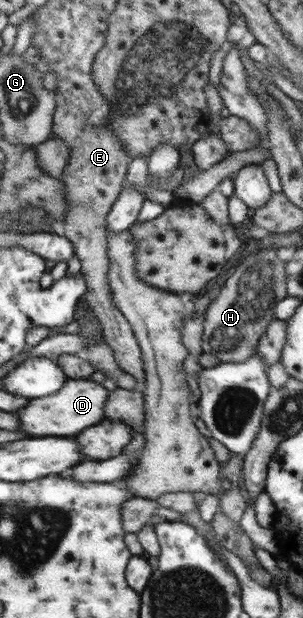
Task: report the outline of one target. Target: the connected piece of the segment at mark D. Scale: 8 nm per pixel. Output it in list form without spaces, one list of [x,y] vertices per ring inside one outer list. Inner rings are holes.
[[[68,379],[66,387],[56,395],[34,399],[30,407],[17,412],[22,418],[22,427],[19,431],[26,432],[26,435],[34,438],[78,436],[81,431],[98,425],[106,419],[105,407],[111,392],[104,385],[91,379]]]

